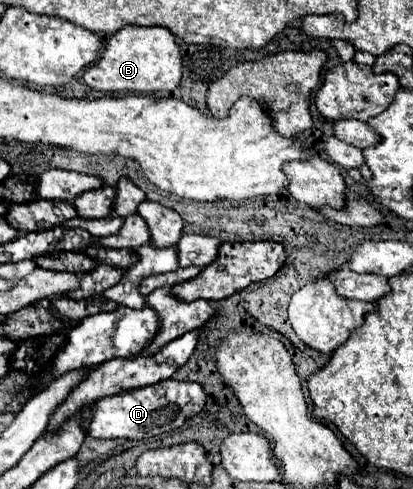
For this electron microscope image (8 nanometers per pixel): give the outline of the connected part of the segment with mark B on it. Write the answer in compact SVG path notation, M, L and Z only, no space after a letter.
M124 26L116 34L106 40L106 48L102 58L86 70L84 82L100 92L114 94L130 94L130 92L172 92L182 78L182 54L180 46L176 46L174 34L164 28L140 28L140 26Z

